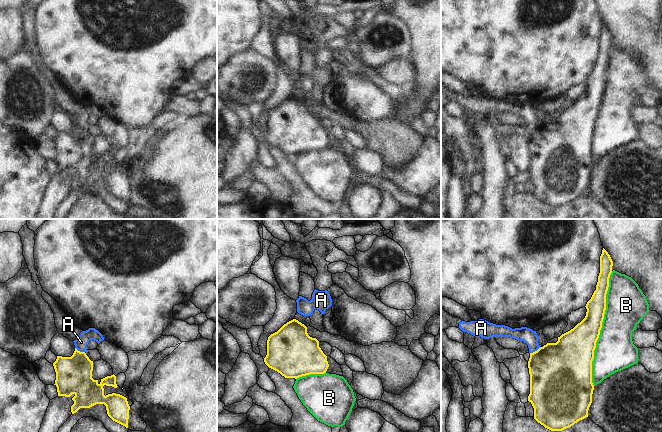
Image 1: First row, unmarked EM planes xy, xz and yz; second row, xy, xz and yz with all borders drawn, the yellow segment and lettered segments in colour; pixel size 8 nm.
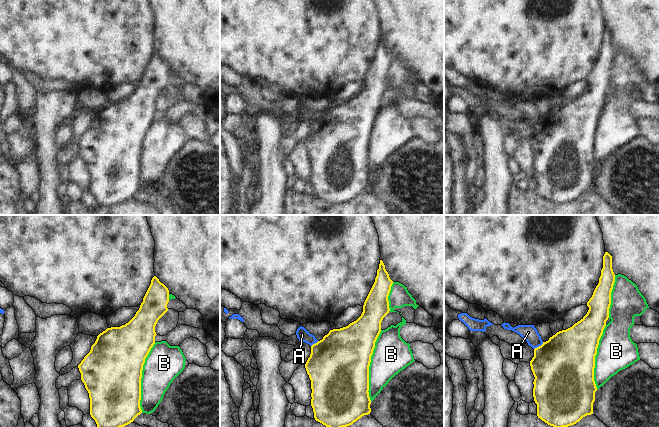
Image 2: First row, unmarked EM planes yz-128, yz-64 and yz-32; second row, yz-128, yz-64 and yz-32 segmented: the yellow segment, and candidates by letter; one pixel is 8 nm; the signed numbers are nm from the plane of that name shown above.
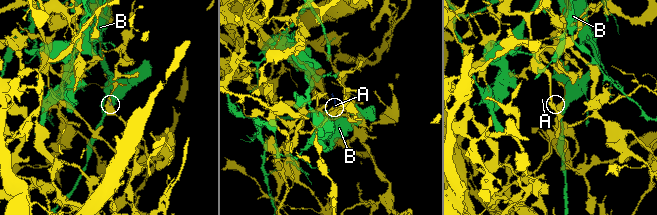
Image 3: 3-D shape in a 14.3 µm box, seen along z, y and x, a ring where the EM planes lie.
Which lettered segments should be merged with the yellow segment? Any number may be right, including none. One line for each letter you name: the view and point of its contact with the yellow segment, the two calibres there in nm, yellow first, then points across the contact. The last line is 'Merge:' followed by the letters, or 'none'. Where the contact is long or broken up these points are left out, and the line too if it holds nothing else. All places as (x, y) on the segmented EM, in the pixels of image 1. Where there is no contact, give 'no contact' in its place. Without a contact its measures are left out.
Merge: none

